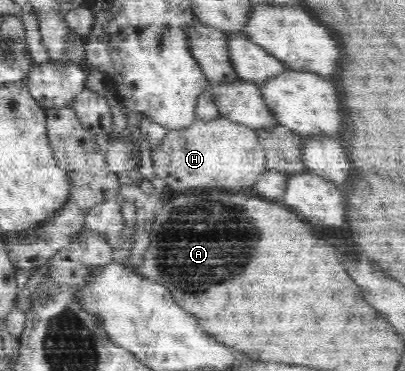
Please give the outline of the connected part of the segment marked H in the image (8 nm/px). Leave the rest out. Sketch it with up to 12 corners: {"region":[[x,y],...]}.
{"region":[[229,118],[169,129],[151,151],[173,190],[251,186],[259,133]]}

